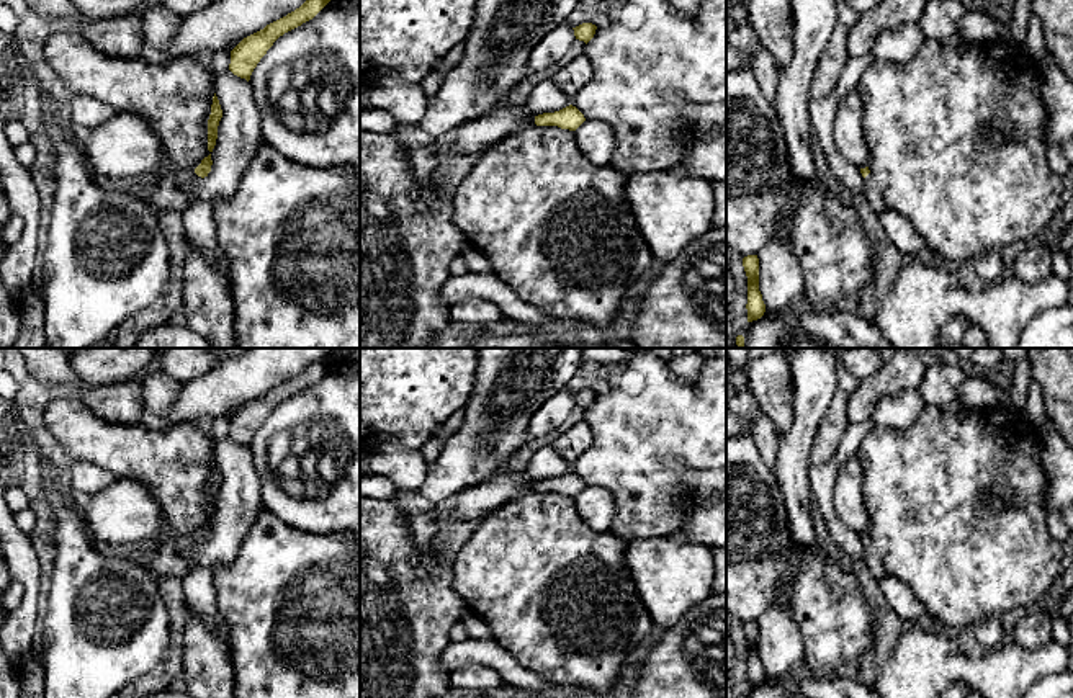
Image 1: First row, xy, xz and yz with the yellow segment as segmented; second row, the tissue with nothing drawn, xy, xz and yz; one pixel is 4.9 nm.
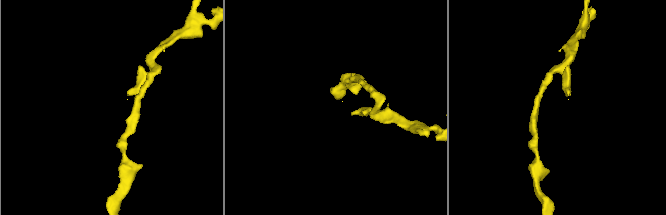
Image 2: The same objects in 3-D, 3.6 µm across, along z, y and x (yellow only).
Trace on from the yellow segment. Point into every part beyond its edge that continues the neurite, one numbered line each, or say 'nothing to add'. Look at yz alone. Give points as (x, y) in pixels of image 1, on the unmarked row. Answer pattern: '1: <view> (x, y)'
1: yz (870, 558)

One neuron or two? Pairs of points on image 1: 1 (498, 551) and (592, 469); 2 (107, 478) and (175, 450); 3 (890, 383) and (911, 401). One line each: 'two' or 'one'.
1: two
2: two
3: two

